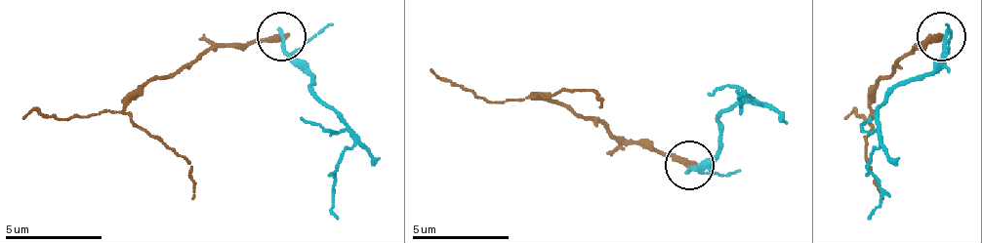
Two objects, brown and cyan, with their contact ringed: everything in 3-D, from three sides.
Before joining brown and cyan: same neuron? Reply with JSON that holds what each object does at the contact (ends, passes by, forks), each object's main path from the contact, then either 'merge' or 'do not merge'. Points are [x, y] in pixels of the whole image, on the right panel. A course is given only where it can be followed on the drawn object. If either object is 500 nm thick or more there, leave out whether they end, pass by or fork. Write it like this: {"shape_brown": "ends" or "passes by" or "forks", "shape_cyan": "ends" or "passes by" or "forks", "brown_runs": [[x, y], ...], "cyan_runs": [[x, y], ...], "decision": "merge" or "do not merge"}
{"shape_brown": "ends", "shape_cyan": "passes by", "brown_runs": [[940, 37], [920, 42], [881, 81], [872, 105], [867, 159], [872, 183], [881, 198]], "cyan_runs": [[945, 37], [945, 57], [930, 71], [891, 91], [877, 125], [881, 144], [872, 154], [881, 203], [867, 218]], "decision": "do not merge"}

